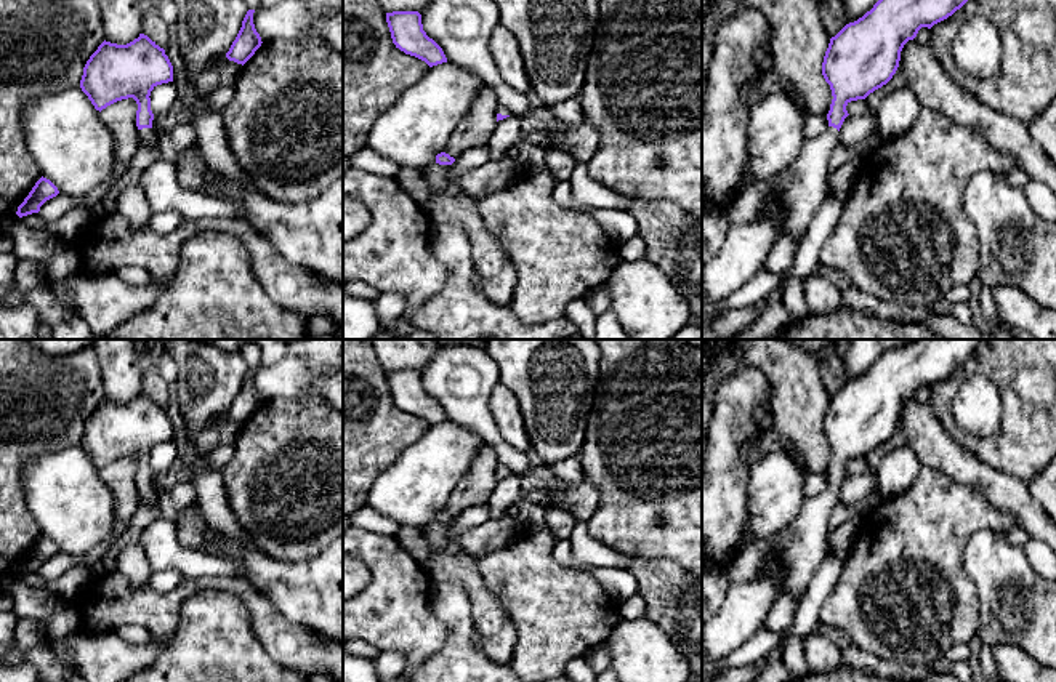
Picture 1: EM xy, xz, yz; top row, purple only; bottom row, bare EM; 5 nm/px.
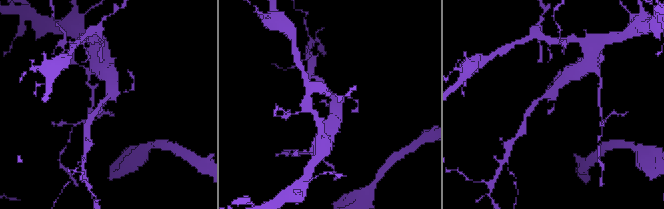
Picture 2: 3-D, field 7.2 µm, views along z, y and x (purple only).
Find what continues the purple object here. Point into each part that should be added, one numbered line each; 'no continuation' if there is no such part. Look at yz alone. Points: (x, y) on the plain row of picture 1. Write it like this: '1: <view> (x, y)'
1: yz (800, 548)

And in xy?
1: xy (148, 495)

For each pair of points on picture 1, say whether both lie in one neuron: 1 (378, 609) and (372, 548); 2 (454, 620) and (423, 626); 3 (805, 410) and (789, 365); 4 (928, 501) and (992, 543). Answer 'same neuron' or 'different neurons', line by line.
1: same neuron
2: different neurons
3: same neuron
4: different neurons

